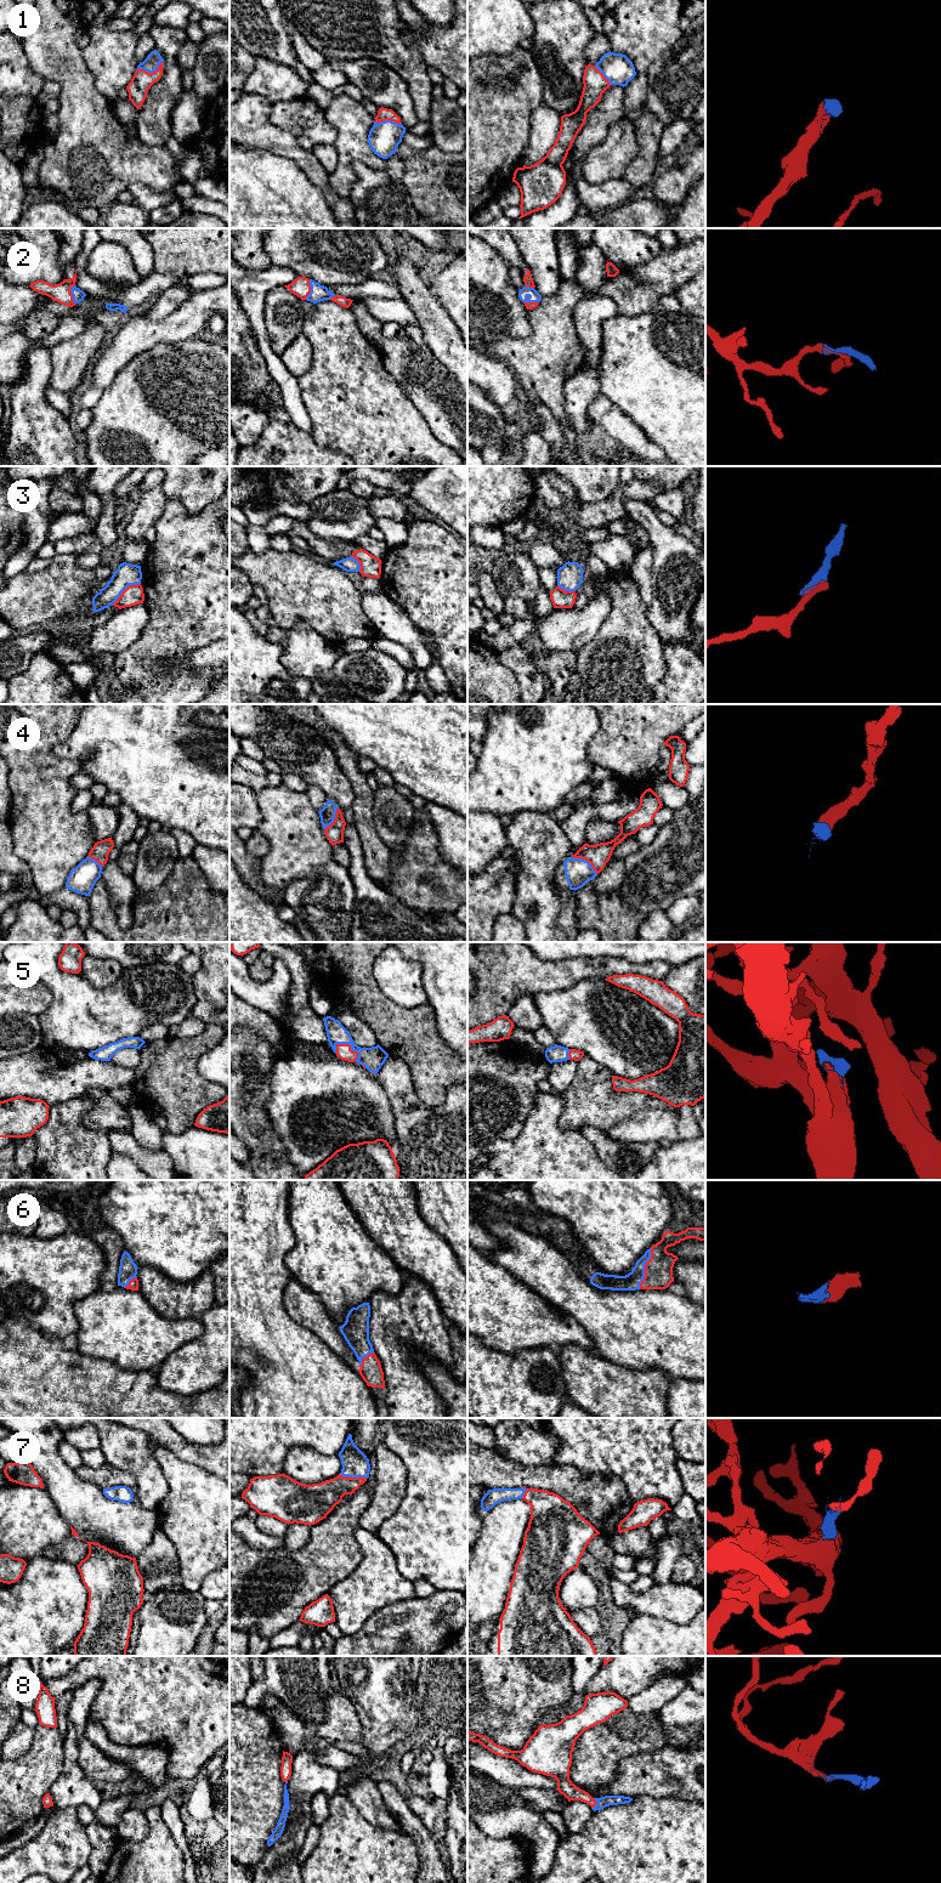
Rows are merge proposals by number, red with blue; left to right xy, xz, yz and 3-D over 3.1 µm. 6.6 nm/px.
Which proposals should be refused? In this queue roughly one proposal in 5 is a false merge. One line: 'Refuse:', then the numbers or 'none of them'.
Refuse: 3

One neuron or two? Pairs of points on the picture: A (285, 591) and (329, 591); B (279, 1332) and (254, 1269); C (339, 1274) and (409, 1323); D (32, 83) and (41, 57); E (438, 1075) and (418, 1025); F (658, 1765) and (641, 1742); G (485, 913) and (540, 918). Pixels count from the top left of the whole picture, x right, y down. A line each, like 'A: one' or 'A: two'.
A: one
B: one
C: two
D: two
E: one
F: two
G: two

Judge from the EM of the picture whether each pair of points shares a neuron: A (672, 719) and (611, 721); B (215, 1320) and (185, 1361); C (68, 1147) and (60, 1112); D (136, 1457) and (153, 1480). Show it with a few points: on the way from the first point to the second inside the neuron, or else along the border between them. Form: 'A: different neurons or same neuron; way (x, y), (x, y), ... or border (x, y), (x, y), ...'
A: same neuron; way (657, 719), (625, 721)
B: same neuron; way (215, 1331), (196, 1351)
C: same neuron; way (64, 1139), (64, 1121)
D: same neuron; way (141, 1463), (148, 1474)

